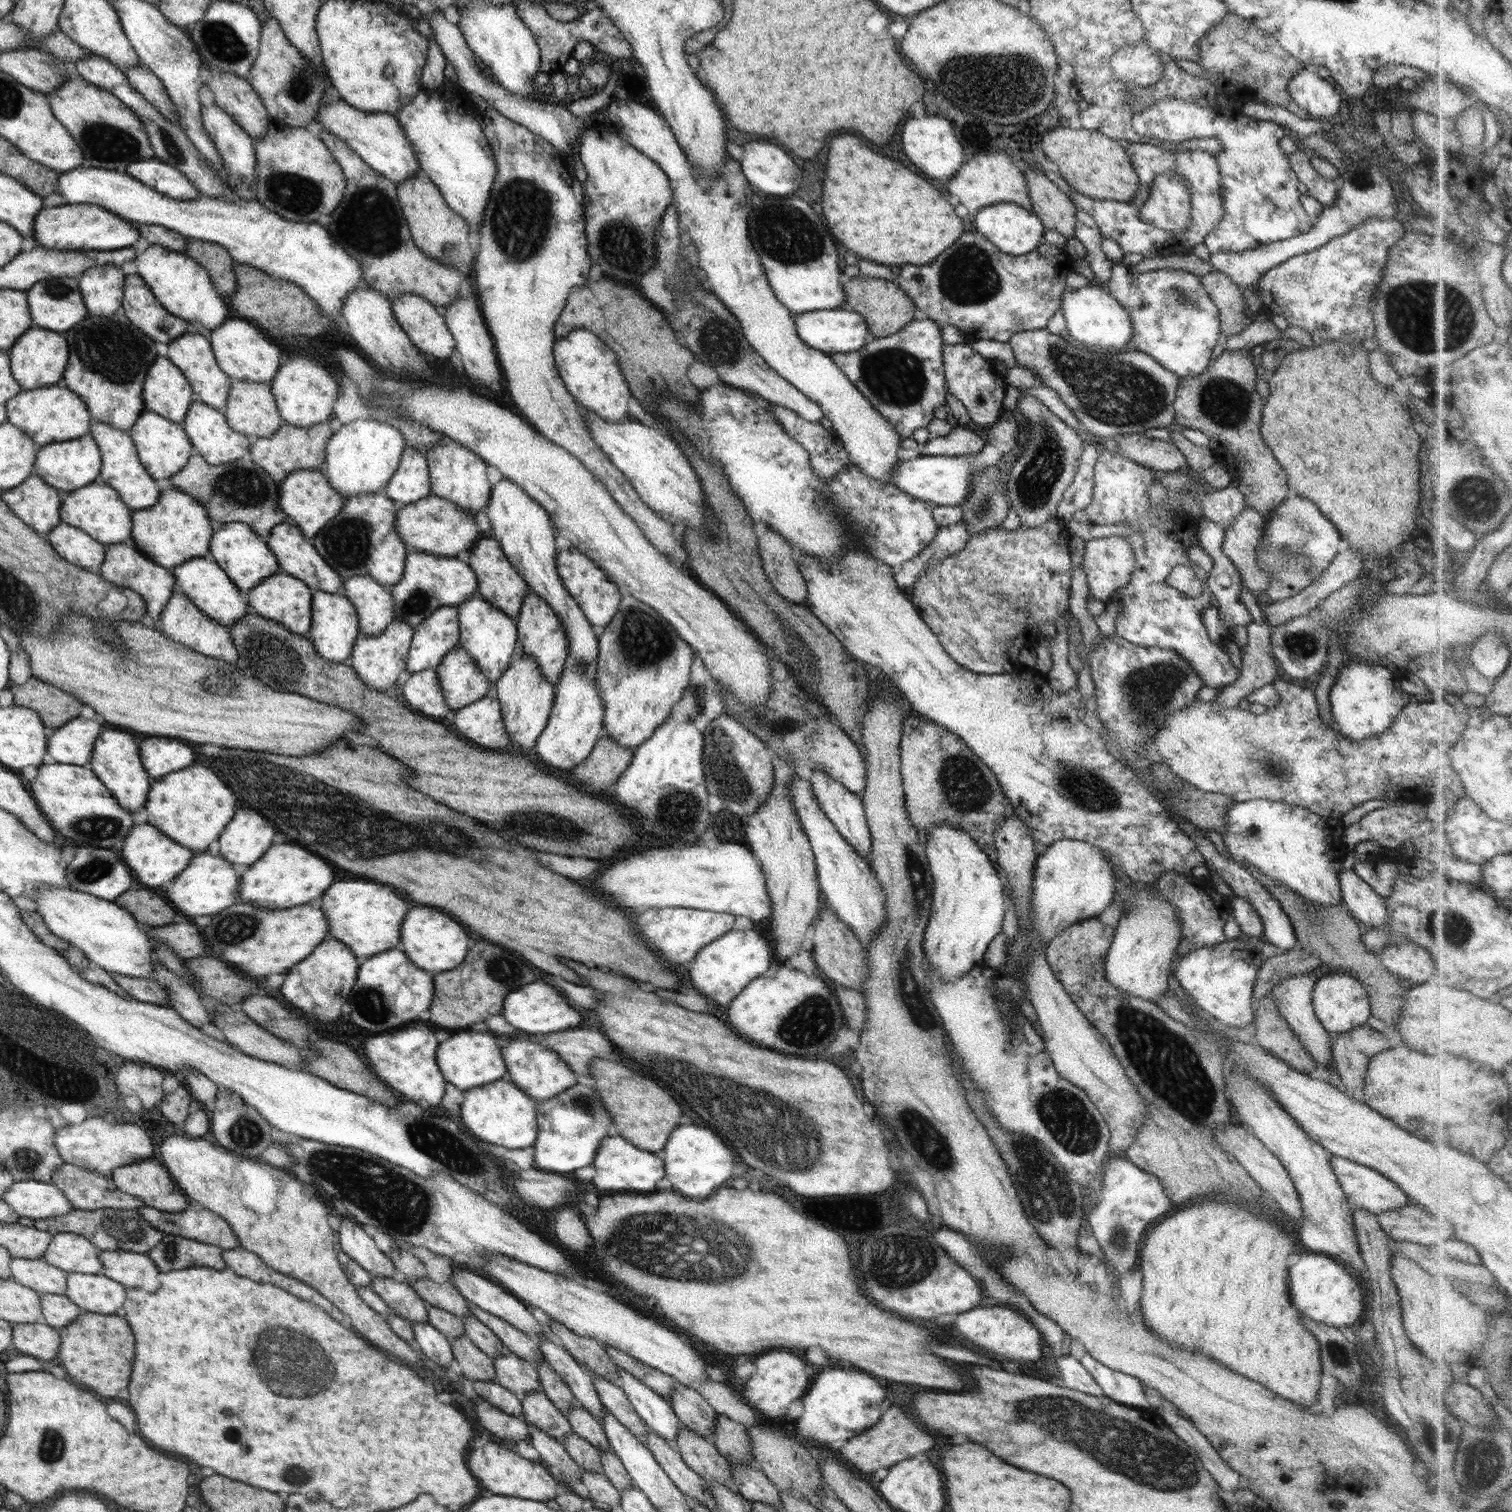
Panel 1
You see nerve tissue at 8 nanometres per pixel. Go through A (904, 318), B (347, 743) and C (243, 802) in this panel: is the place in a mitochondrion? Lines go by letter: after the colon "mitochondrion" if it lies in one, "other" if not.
A: other
B: other
C: other

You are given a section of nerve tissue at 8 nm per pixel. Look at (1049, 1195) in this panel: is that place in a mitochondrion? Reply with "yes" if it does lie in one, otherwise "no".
yes

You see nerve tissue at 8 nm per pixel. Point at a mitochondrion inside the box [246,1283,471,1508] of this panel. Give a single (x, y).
(301, 1476)

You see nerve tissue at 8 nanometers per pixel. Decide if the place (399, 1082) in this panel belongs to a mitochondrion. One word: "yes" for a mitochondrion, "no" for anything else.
no

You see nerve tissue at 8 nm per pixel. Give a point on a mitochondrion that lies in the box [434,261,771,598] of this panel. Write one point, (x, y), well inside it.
(720, 343)

